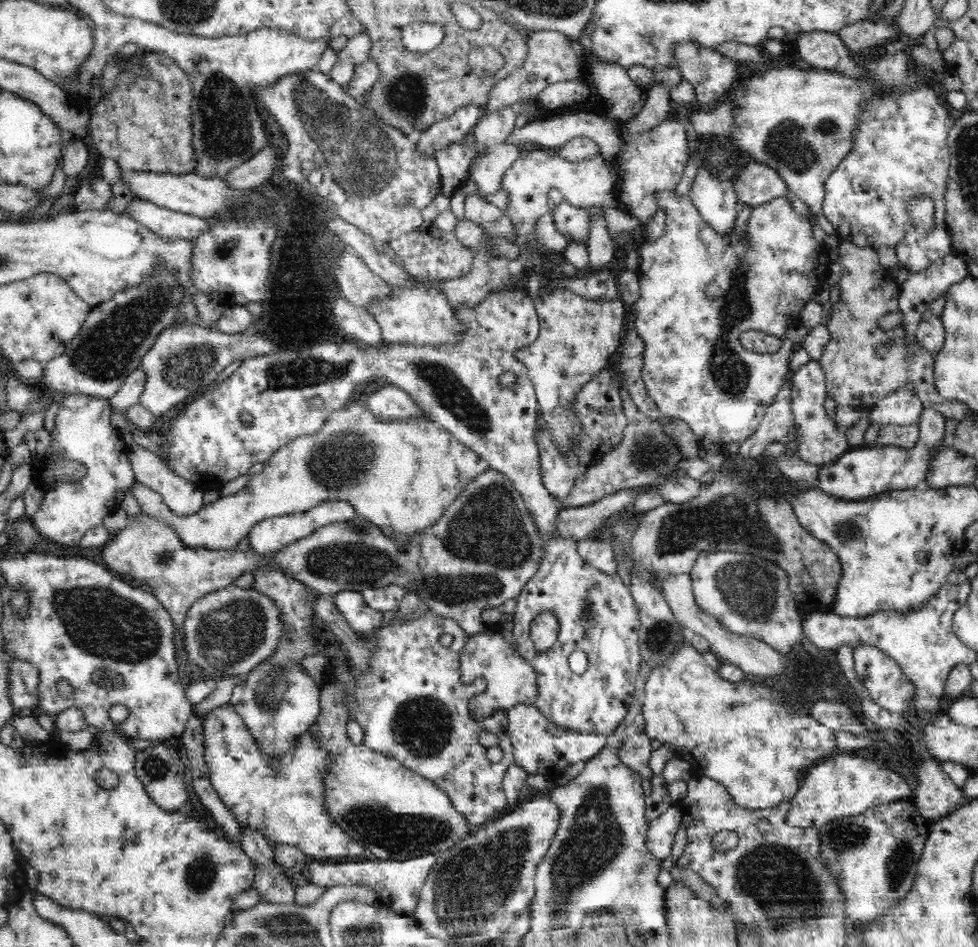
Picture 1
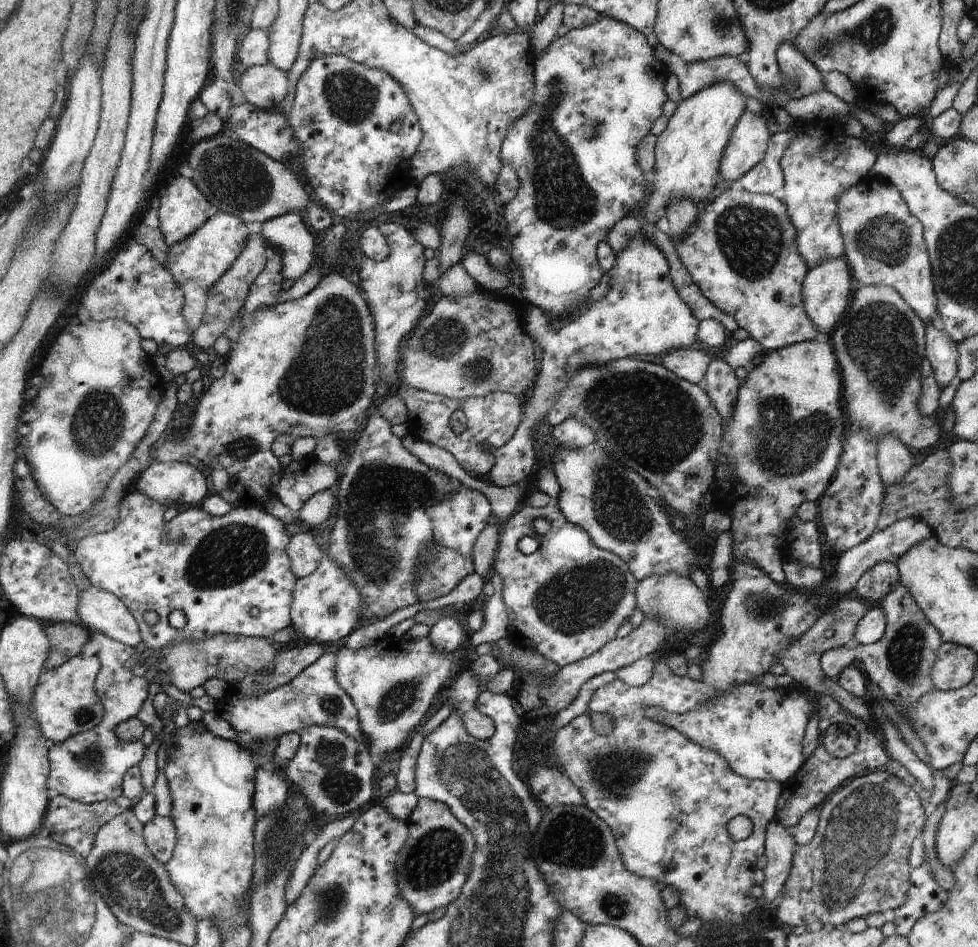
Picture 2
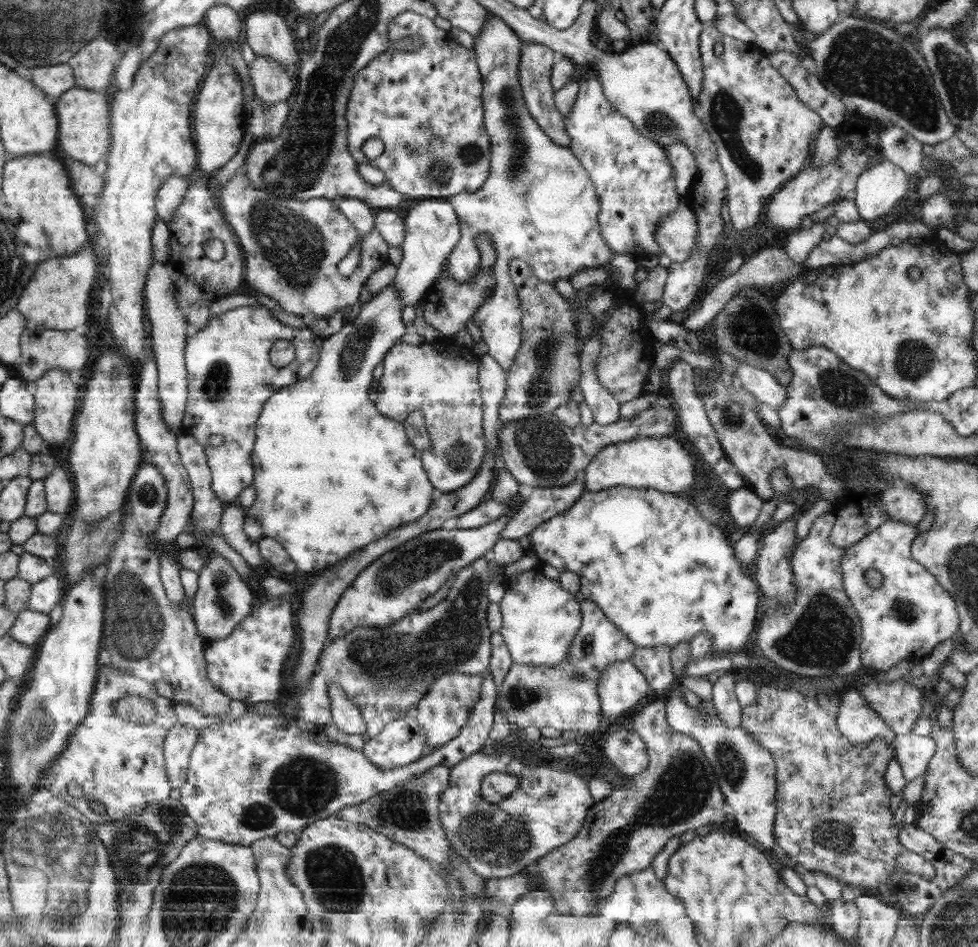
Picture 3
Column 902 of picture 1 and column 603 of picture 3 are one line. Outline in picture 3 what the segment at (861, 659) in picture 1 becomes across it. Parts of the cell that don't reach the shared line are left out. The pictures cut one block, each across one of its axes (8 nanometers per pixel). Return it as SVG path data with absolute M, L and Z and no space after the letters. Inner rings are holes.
M629 660L608 665L600 677L597 689L601 714L608 720L620 718L652 691L645 676Z

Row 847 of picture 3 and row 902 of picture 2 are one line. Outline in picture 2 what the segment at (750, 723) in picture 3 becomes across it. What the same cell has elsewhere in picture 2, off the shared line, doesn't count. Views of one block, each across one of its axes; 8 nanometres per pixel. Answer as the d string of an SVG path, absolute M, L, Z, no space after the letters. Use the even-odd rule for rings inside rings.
M870 771L866 775L860 774L859 777L854 777L842 786L838 787L833 793L828 795L828 798L818 808L820 810L819 822L814 837L806 846L801 846L796 843L796 852L794 852L794 860L792 860L792 870L790 870L790 876L786 880L786 884L783 886L783 895L775 908L775 917L781 926L788 926L788 928L794 928L795 926L810 925L813 922L818 924L832 924L832 926L838 926L838 924L846 924L850 920L865 918L870 913L885 913L886 911L896 910L901 906L904 906L906 902L906 892L910 886L910 871L911 866L909 864L910 858L910 846L914 842L914 838L920 837L922 834L922 828L926 823L926 819L929 811L924 808L924 805L920 802L916 790L905 782L903 778L898 778L894 774L886 771Z

